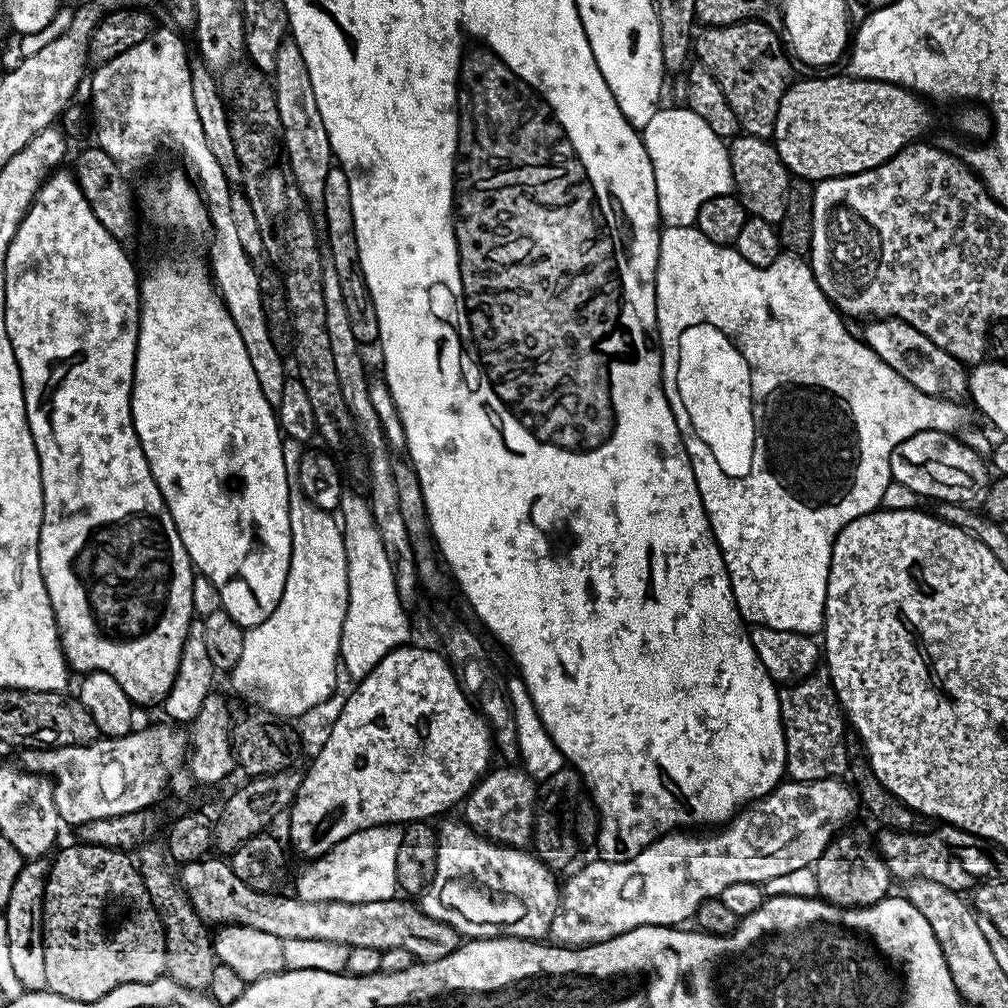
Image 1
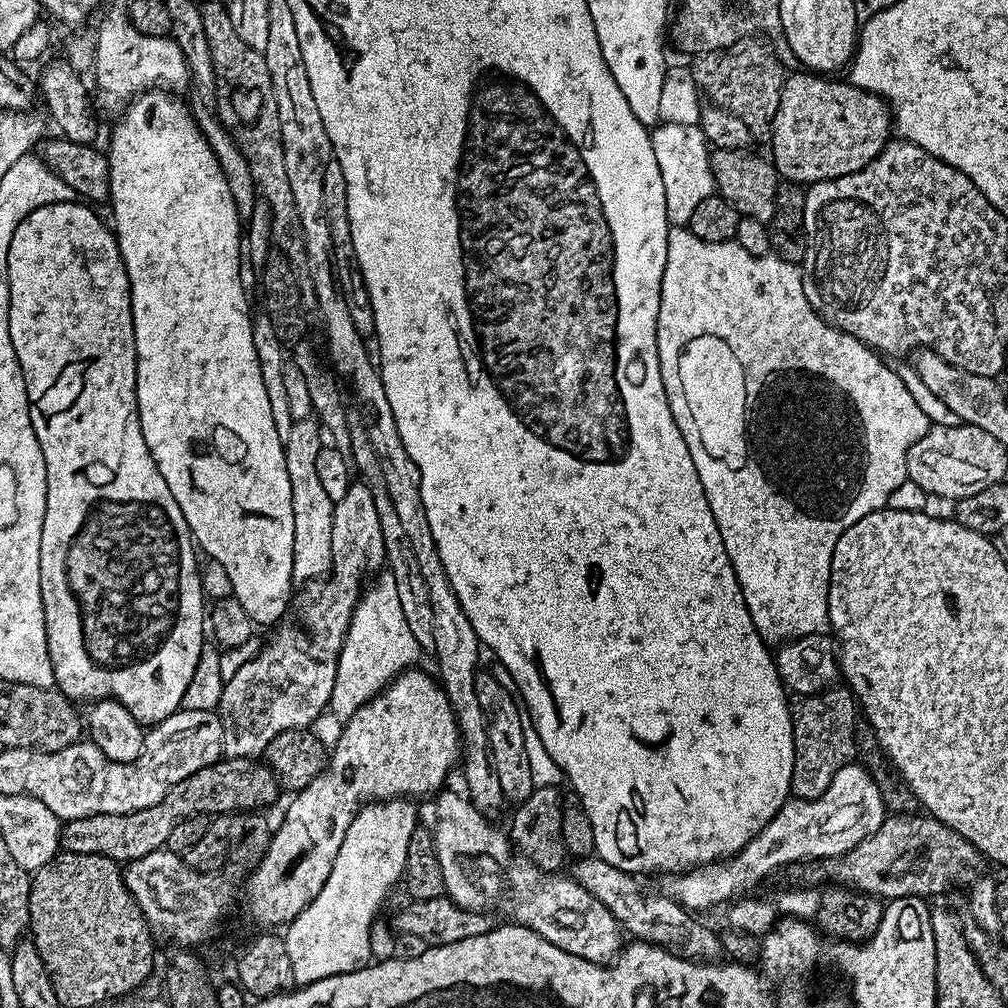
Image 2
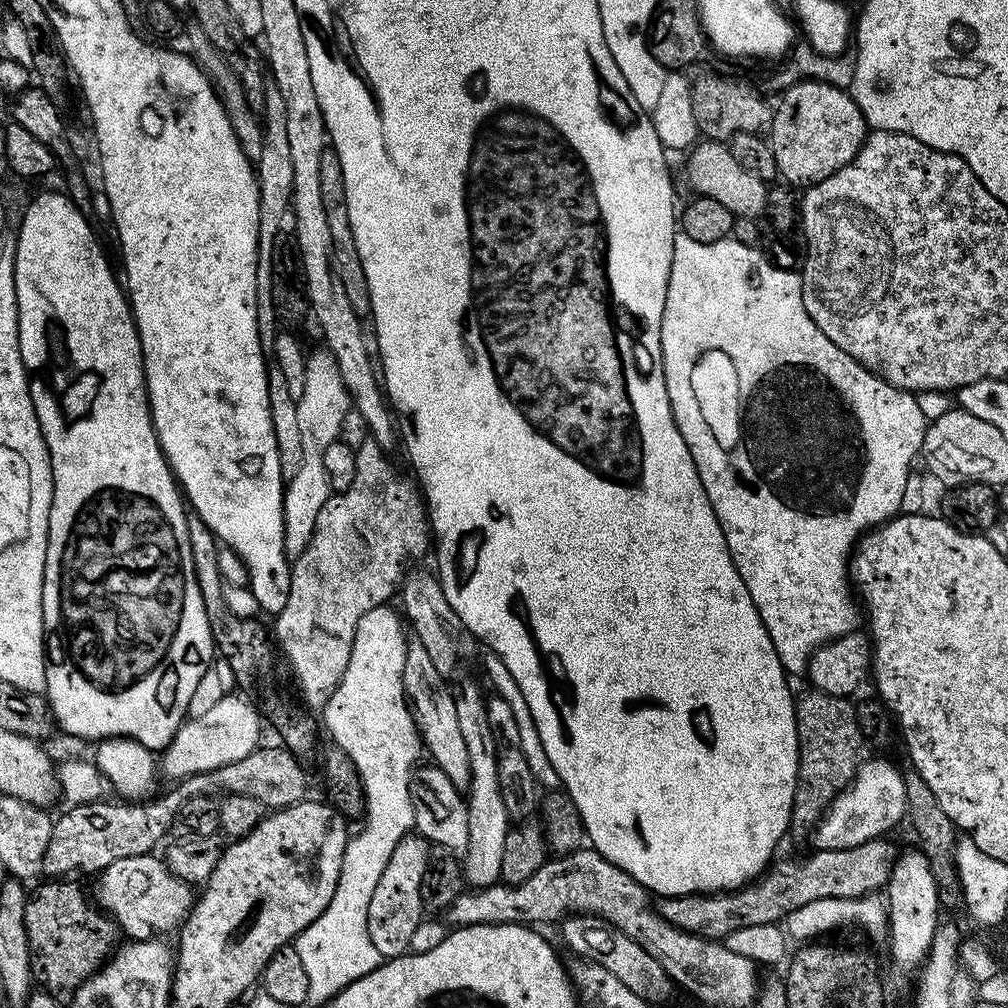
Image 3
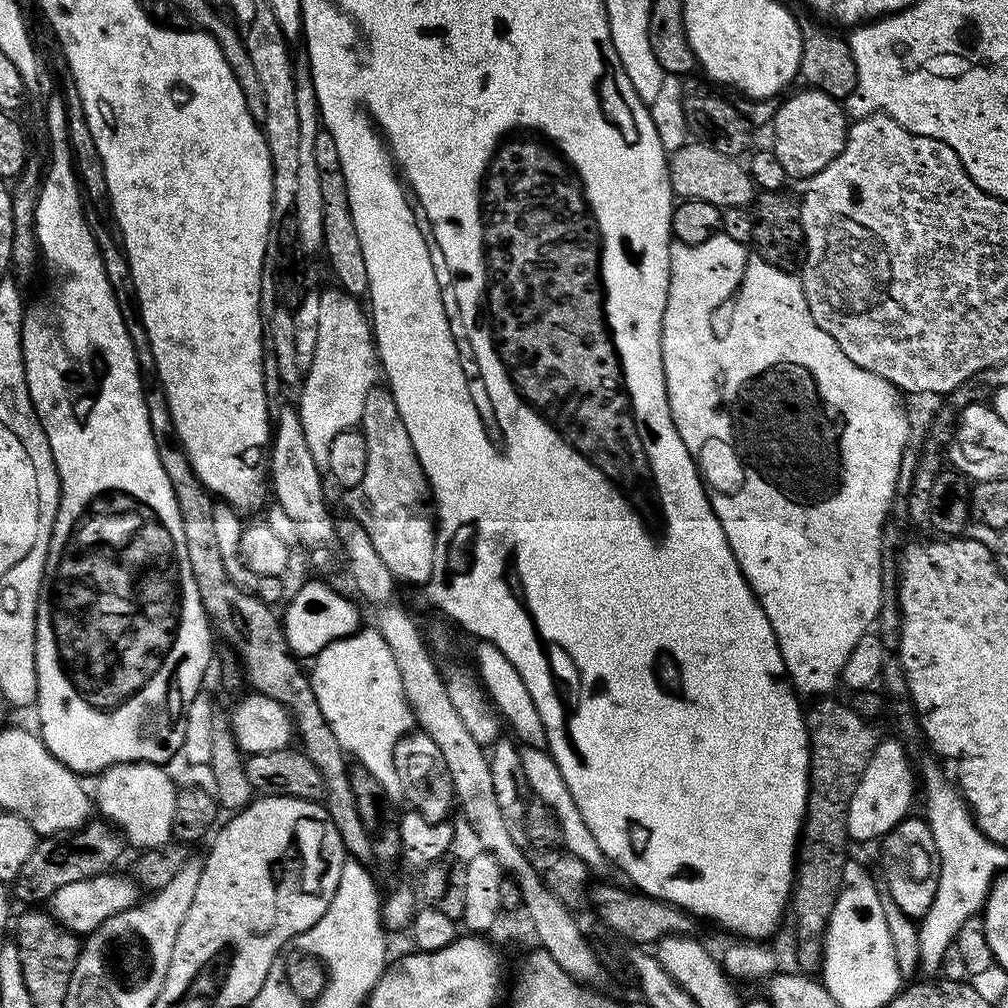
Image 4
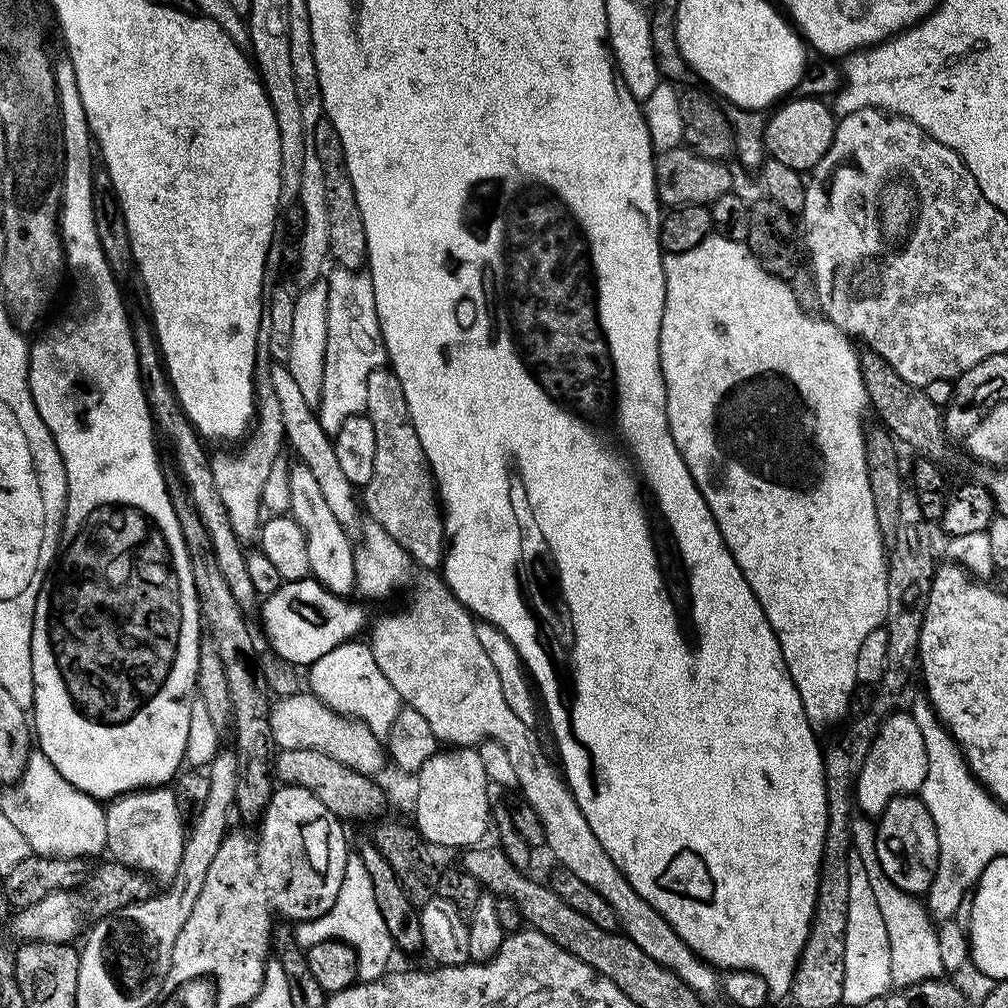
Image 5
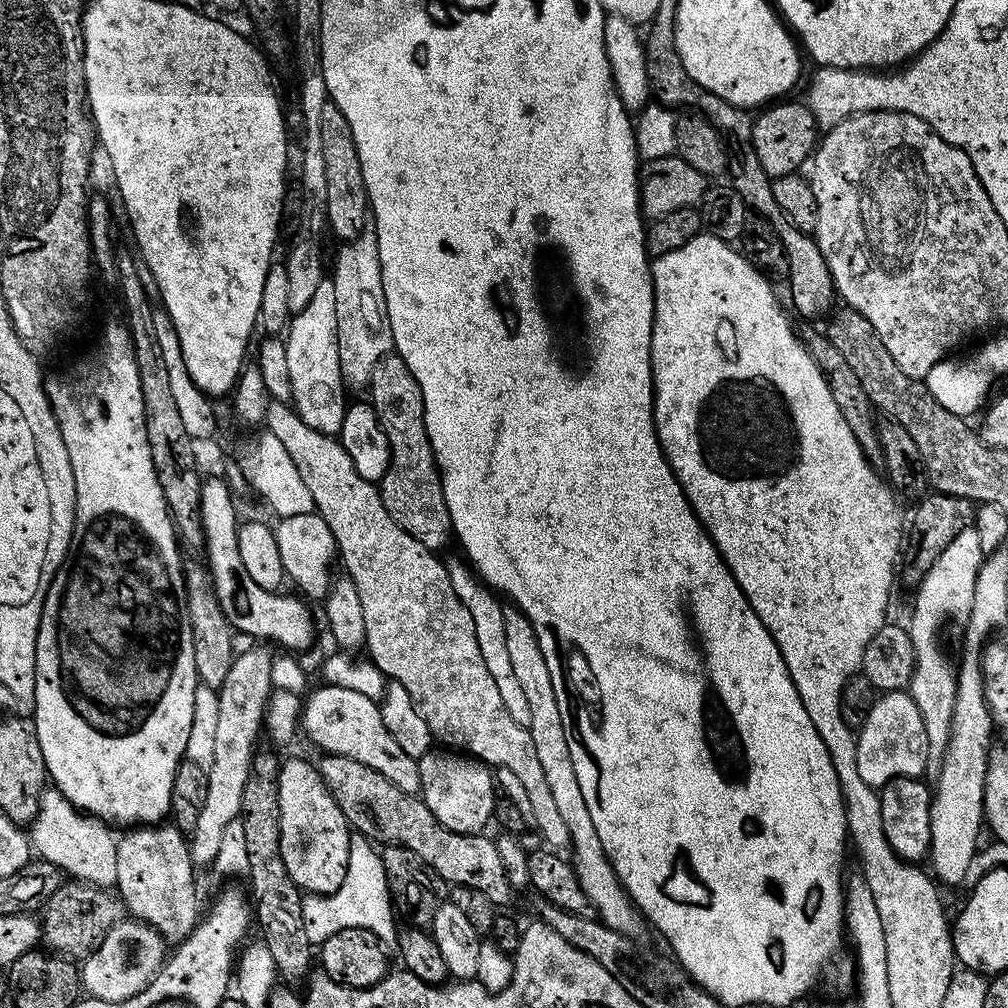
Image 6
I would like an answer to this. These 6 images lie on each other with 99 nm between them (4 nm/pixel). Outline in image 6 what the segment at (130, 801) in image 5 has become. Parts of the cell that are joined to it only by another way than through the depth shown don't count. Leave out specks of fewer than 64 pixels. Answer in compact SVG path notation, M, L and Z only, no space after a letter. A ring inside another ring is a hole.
M160 822L155 826L136 826L123 837L117 839L118 874L114 885L115 891L124 902L124 907L135 919L149 924L168 942L185 940L195 930L198 923L196 916L196 872L192 855L188 849L189 841L171 822Z

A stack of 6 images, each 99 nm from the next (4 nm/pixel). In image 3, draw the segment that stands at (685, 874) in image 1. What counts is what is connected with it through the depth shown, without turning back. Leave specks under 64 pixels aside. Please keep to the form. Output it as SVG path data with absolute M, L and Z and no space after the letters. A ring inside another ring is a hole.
M865 759L851 785L841 791L816 825L817 849L849 848L870 842L888 834L900 819L905 819L908 803L903 771L899 767L896 769L888 760L872 759Z

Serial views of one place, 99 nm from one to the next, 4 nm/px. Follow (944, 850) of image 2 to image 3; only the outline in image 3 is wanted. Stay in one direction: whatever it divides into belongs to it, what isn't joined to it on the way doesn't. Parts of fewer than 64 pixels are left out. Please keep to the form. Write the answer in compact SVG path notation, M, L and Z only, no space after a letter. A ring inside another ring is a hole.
M877 838L849 848L822 848L809 860L777 859L751 884L735 892L691 892L685 896L661 896L655 901L656 913L675 928L700 936L703 940L723 942L742 926L780 924L792 912L822 898L871 896L885 887L896 864L898 848L888 838ZM780 860L780 861L779 861ZM880 888L880 889L879 889Z

